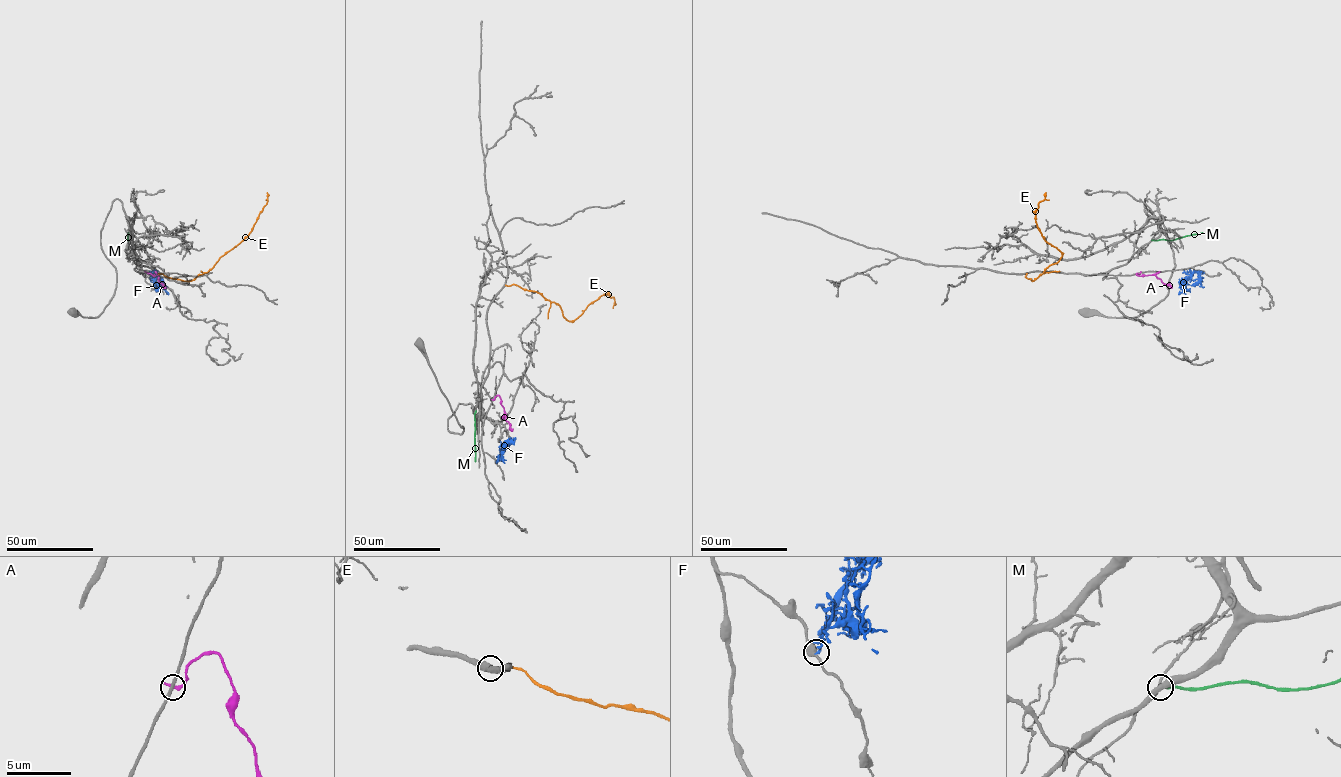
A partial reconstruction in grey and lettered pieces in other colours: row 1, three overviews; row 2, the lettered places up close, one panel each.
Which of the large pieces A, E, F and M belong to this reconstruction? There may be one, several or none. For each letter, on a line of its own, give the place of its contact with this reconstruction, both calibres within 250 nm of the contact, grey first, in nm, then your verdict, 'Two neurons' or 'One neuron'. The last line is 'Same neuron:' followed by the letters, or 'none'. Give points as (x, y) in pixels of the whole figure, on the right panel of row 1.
A: Touches grey at (1141, 272). Thickness 260 nm (grey) against 260 nm. Two neurons
E: Touches grey at (1026, 273). Thickness 500 nm (grey) against 190 nm. One neuron
F: Touches grey at (1204, 273). Thickness 320 nm (grey) against 120 nm. Two neurons
M: Touches grey at (1151, 240). Thickness 190 nm (grey) against 240 nm. Two neurons
Same neuron: E

